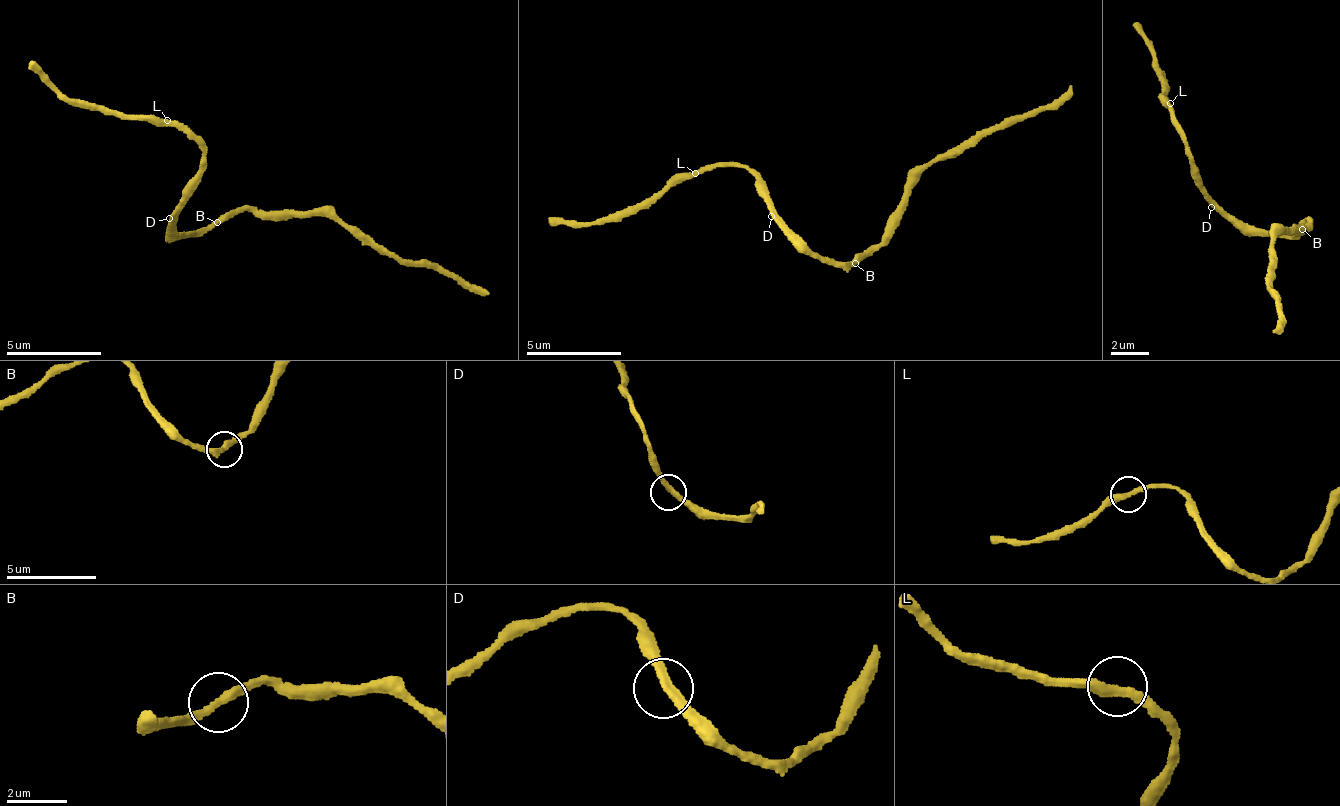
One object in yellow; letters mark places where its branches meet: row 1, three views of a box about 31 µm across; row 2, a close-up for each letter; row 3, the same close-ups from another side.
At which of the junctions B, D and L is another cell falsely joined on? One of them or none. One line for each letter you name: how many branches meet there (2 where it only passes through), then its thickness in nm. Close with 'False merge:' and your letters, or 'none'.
False merge: none

